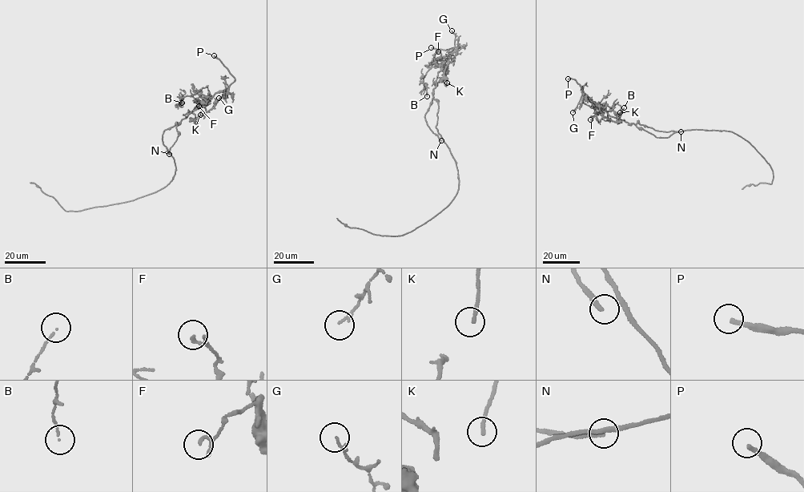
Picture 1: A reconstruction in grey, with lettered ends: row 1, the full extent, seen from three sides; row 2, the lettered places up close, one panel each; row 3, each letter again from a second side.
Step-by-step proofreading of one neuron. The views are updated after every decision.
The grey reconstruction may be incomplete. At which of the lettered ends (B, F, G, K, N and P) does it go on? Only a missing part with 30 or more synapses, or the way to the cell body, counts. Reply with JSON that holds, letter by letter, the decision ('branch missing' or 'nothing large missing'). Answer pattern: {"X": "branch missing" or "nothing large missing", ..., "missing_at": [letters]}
{"B": "nothing large missing", "F": "nothing large missing", "G": "nothing large missing", "K": "nothing large missing", "N": "branch missing", "P": "branch missing", "missing_at": ["N", "P"]}

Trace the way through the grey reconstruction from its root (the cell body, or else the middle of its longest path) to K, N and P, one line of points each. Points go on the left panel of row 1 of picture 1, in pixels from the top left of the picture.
K: (174, 159), (166, 152), (178, 135), (176, 127), (207, 98), (209, 103), (201, 102), (200, 114)
N: (174, 159), (166, 152), (178, 135), (175, 123), (162, 135), (169, 154)
P: (174, 159), (166, 152), (178, 135), (176, 127), (202, 102), (228, 90), (235, 80), (214, 55)

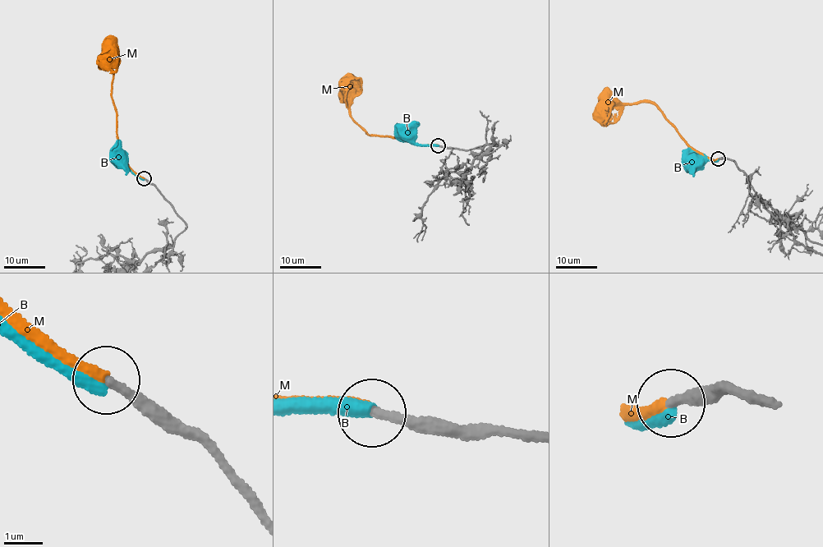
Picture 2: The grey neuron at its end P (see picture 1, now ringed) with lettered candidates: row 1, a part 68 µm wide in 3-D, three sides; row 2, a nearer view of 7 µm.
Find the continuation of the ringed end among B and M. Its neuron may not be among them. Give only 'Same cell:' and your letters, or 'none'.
Same cell: none

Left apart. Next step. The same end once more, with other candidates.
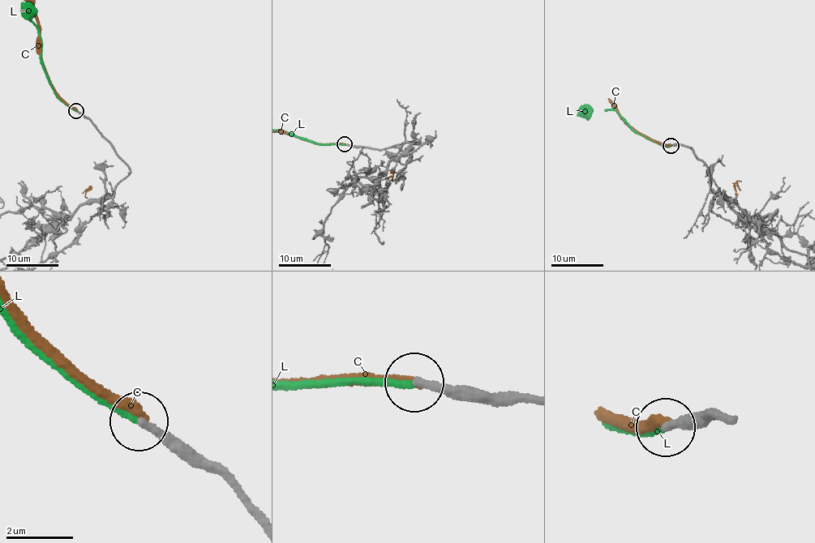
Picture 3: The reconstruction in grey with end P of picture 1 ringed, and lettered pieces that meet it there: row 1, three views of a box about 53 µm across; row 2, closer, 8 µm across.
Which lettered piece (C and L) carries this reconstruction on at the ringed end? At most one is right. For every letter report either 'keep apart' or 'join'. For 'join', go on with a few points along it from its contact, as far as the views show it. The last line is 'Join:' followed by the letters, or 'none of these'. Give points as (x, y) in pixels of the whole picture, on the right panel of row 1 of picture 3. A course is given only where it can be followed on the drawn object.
C: keep apart
L: join; it runs (671, 145), (667, 147), (633, 130), (617, 112), (588, 106), (585, 110)
Join: L

